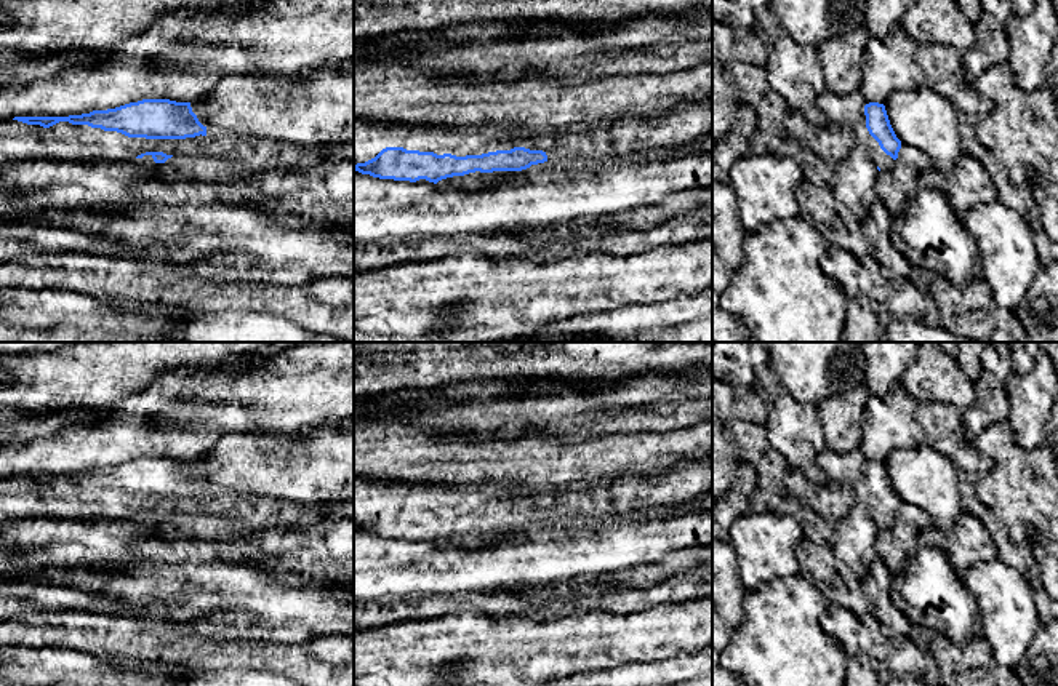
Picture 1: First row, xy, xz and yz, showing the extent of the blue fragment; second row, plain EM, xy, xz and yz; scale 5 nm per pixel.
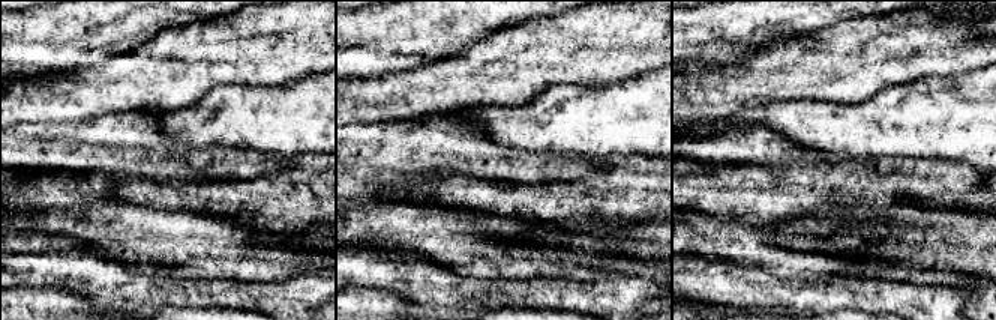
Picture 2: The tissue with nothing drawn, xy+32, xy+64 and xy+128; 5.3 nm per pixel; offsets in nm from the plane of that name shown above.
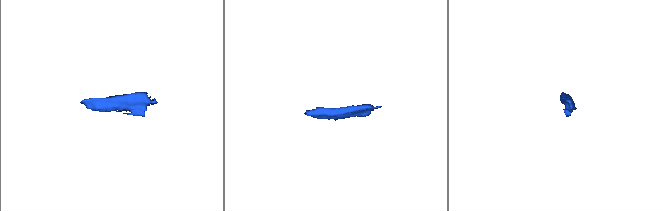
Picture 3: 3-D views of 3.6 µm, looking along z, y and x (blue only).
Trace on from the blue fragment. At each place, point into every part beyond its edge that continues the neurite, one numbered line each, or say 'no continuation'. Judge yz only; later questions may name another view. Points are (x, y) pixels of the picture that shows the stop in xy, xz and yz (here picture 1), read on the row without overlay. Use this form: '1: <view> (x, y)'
1: yz (847, 467)

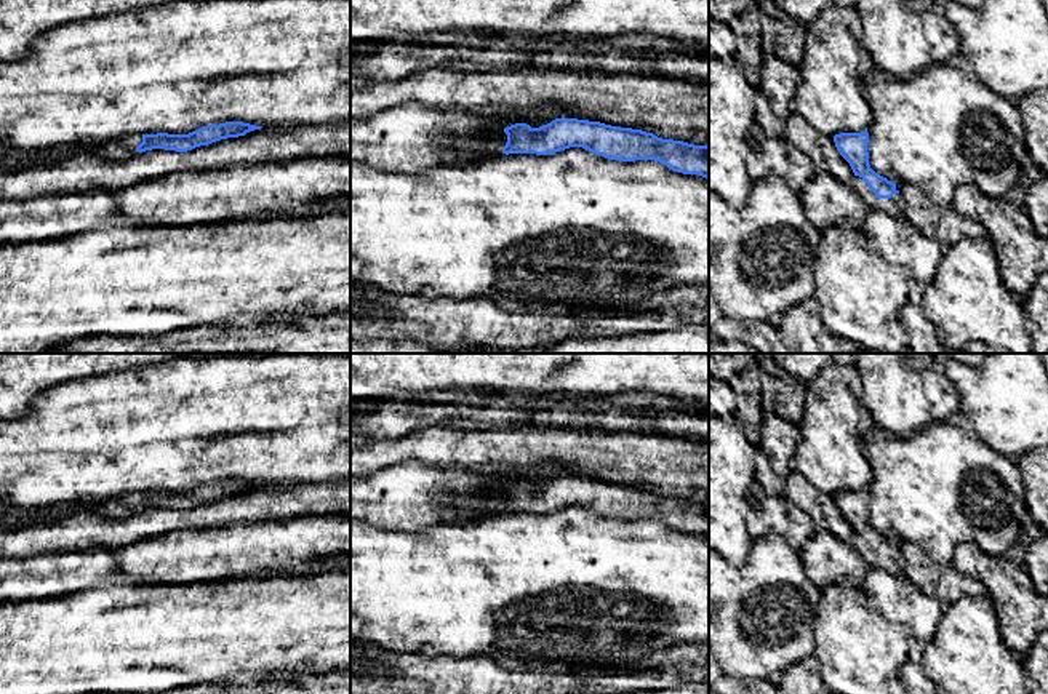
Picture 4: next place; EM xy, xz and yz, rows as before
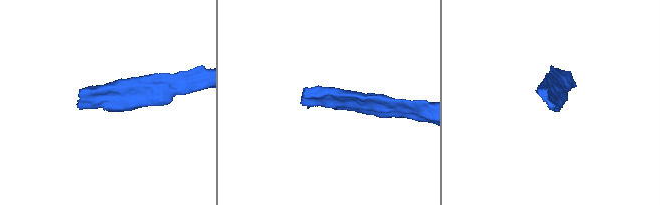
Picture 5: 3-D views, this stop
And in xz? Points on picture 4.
no continuation

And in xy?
1: xy (122, 506)

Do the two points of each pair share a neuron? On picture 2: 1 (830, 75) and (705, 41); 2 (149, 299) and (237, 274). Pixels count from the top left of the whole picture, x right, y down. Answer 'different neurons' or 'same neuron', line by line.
1: different neurons
2: different neurons

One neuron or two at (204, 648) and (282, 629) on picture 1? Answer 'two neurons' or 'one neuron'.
two neurons

